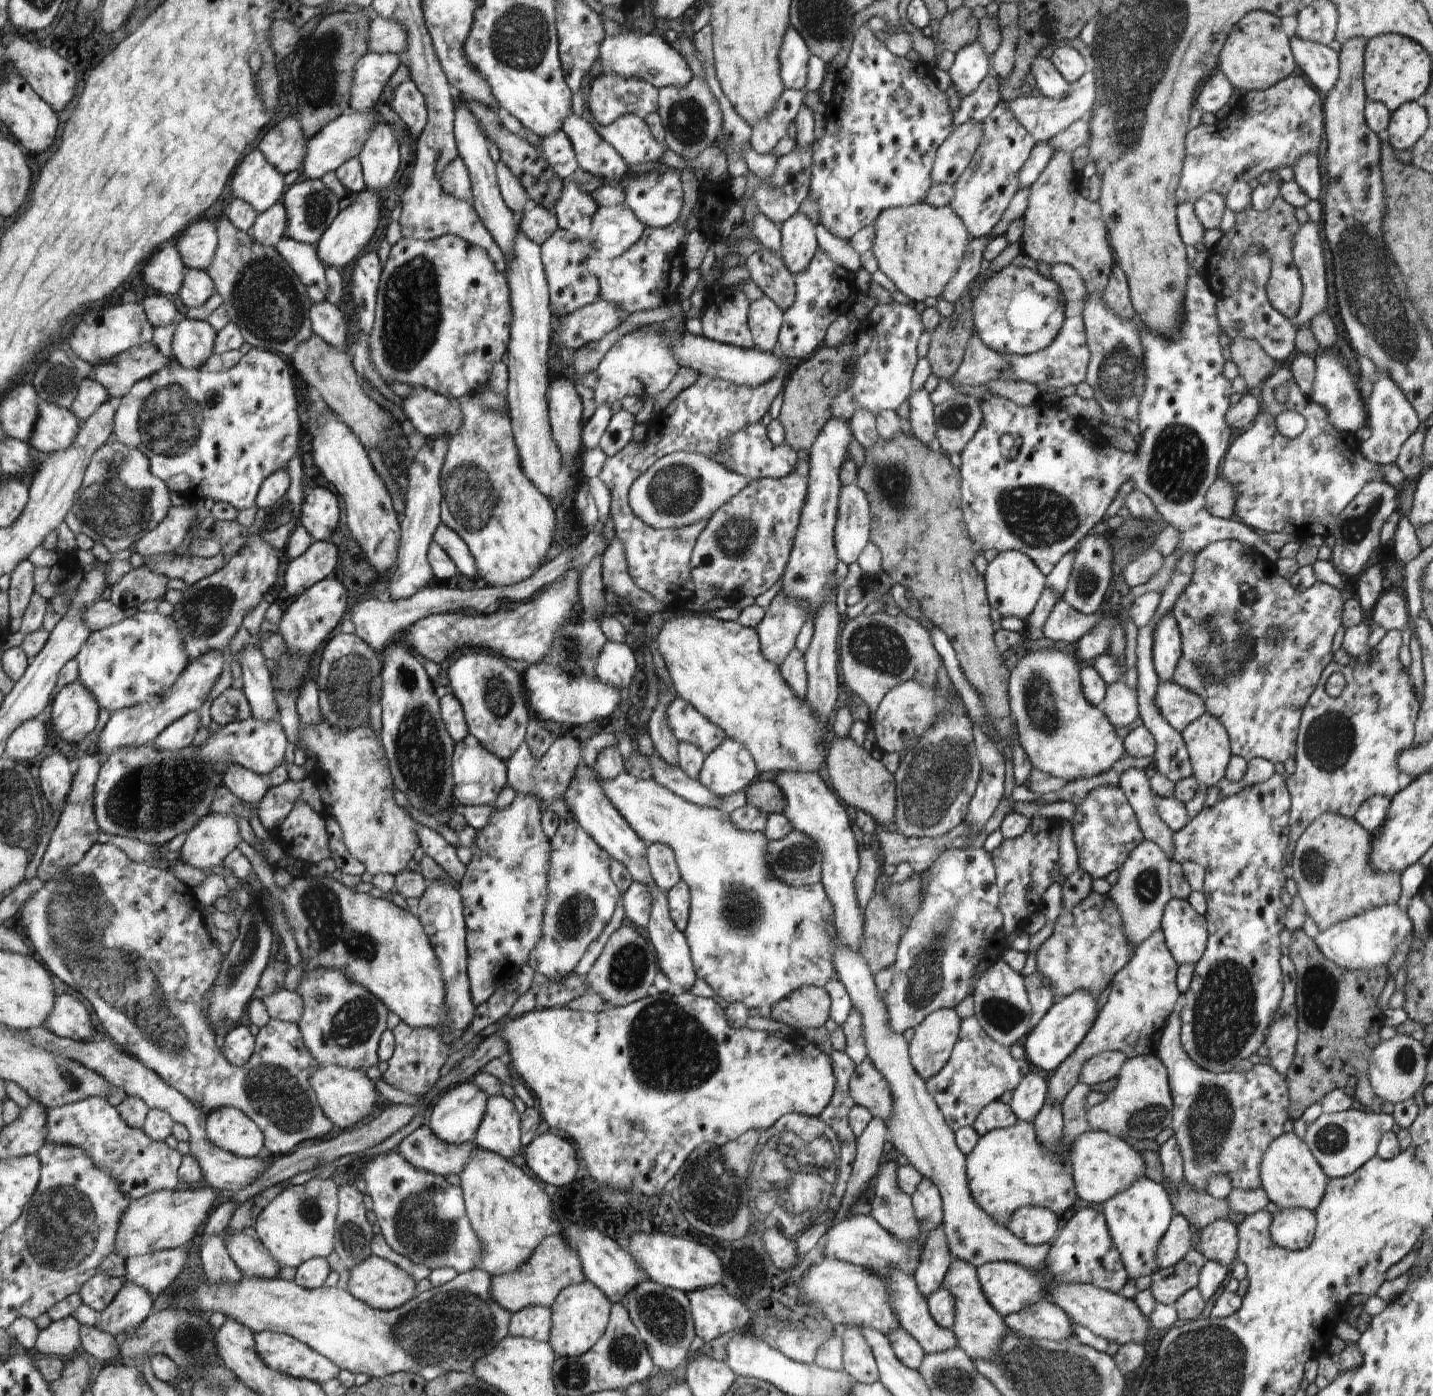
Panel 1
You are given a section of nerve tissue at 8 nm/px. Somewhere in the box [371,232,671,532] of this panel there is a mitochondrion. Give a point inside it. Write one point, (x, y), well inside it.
(411, 312)

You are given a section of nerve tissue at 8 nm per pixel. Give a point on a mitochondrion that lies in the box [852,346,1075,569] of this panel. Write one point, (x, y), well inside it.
(890, 481)

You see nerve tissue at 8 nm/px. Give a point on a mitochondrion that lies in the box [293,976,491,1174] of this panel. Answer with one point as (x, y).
(351, 1026)

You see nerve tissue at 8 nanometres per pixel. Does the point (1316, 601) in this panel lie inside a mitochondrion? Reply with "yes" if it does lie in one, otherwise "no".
no

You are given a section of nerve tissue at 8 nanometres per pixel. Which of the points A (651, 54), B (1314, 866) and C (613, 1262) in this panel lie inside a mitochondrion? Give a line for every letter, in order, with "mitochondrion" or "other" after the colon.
A: other
B: mitochondrion
C: other

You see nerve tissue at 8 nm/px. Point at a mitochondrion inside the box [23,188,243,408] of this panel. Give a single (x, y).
(57, 383)

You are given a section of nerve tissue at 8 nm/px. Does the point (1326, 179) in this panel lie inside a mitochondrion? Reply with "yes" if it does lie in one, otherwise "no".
no

